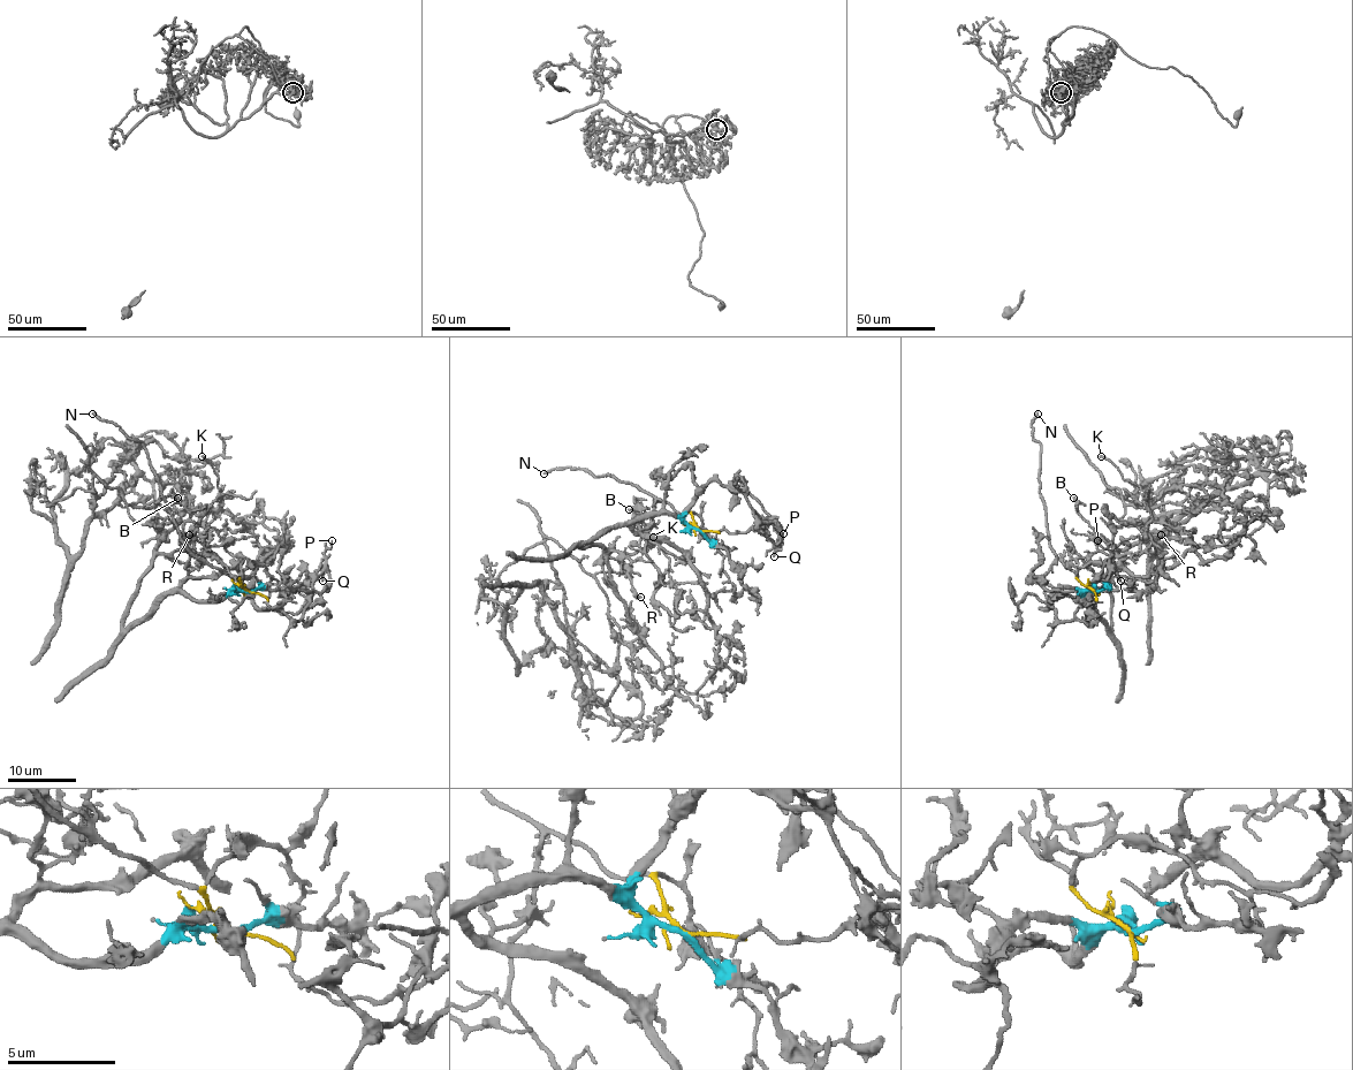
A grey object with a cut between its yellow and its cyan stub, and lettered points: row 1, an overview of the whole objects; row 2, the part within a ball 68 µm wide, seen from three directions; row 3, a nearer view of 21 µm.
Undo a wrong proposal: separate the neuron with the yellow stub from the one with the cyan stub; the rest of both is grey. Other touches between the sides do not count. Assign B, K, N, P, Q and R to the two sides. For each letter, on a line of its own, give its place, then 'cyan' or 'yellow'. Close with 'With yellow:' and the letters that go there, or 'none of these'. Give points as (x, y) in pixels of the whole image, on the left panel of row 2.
B: at (177, 498); yellow
K: at (202, 456); yellow
N: at (92, 414); yellow
P: at (332, 540); yellow
Q: at (322, 581); yellow
R: at (189, 534); cyan
With yellow: B, K, N, P, Q

